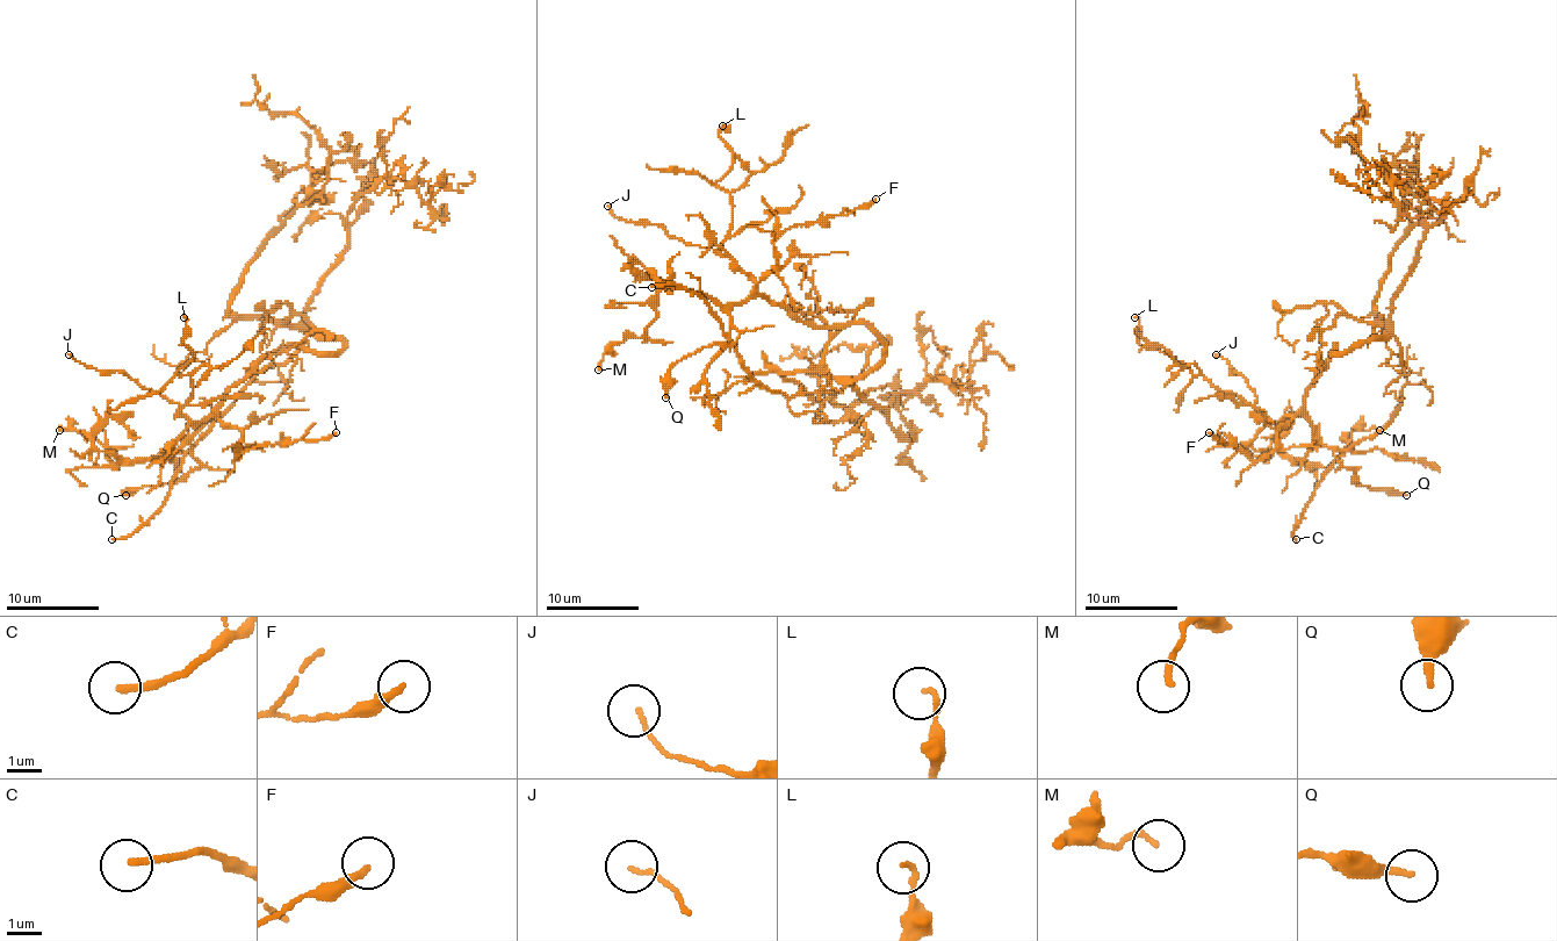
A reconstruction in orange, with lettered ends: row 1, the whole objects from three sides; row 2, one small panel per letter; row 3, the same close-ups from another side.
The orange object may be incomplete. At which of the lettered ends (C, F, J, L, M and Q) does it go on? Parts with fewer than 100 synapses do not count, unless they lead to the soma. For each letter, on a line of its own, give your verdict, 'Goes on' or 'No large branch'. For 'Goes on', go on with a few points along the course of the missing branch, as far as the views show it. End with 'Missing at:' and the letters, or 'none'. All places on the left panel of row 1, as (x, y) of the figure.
C: Goes on. Course of what is missing: (112, 539), (80, 544), (64, 551), (66, 567), (59, 573), (59, 605)
F: No large branch
J: No large branch
L: No large branch
M: No large branch
Q: No large branch
Missing at: C

